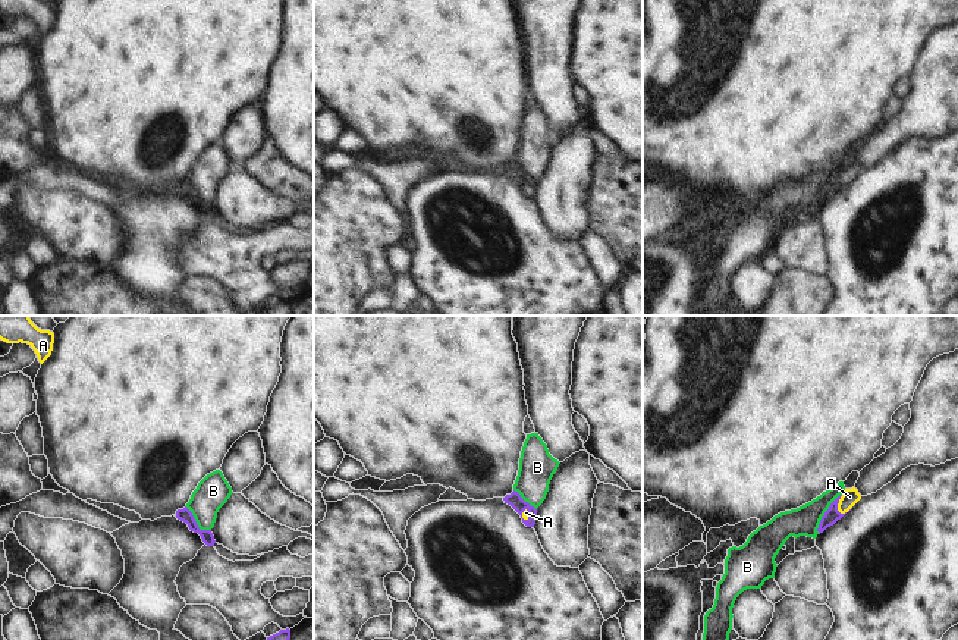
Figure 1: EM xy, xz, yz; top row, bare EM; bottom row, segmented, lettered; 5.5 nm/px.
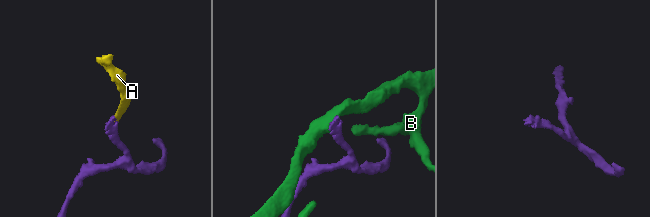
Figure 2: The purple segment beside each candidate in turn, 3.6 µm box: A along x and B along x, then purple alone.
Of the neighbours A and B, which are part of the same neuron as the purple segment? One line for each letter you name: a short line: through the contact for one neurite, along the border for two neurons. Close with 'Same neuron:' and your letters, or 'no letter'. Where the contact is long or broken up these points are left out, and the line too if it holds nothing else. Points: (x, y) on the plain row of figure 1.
A: line yz (832, 185), (836, 178), (850, 168)
Same neuron: A

